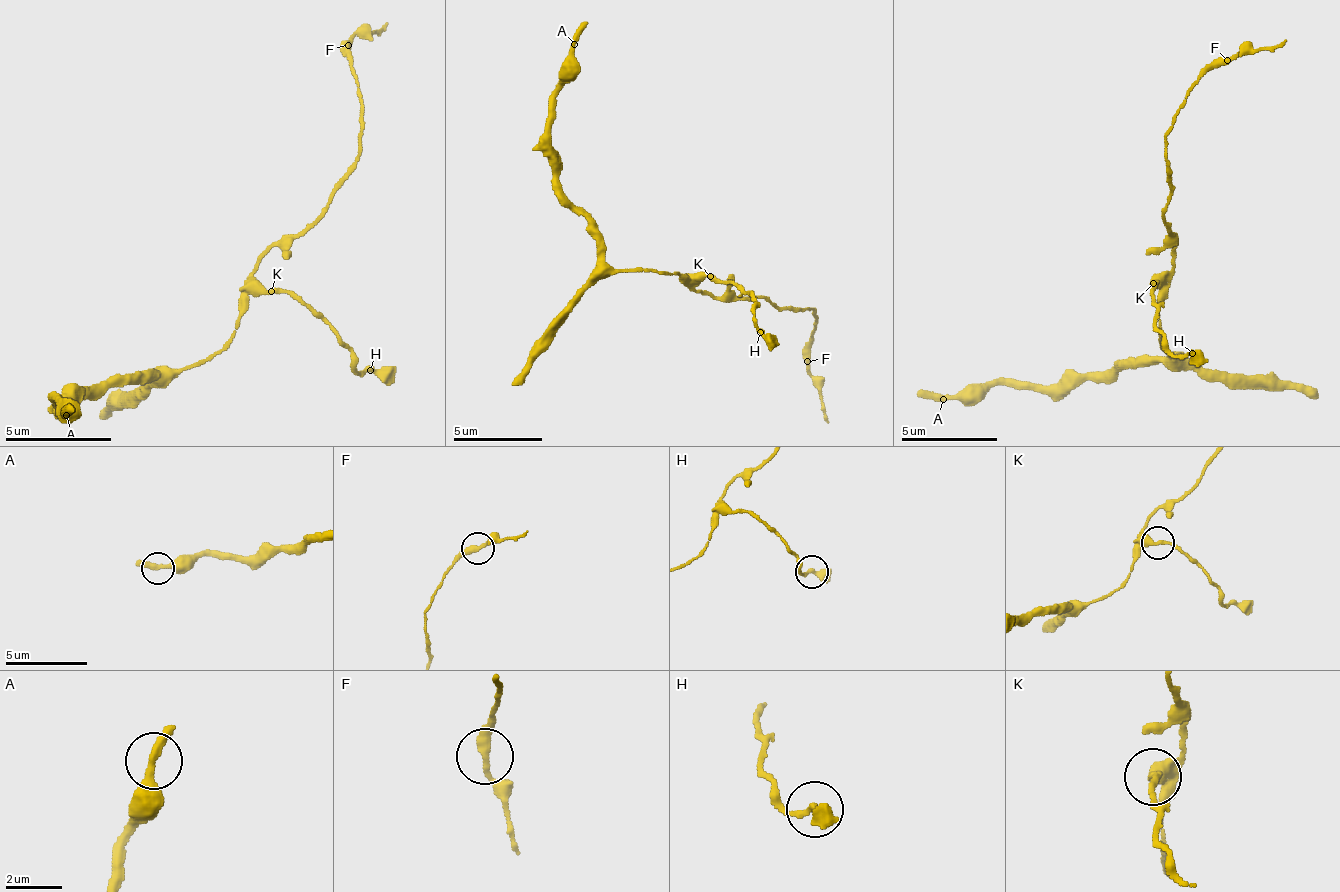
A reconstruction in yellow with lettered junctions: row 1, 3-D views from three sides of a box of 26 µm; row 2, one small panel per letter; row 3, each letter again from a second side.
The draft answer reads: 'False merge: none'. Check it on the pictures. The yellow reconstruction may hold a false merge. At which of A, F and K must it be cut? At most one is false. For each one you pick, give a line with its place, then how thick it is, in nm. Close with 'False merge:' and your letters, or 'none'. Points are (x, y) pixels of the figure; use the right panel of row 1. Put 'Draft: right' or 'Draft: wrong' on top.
Draft: wrong
K: (1153, 283) | 320 nm
False merge: K

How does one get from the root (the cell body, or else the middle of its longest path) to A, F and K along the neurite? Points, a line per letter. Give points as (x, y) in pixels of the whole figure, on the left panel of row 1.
A: (245, 311), (233, 338), (216, 354), (162, 375), (120, 375), (101, 391), (51, 400), (57, 400), (66, 415)
F: (245, 311), (253, 268), (329, 204), (356, 156), (364, 103), (348, 45)
K: (245, 311), (245, 306), (254, 295), (264, 295), (269, 290)

